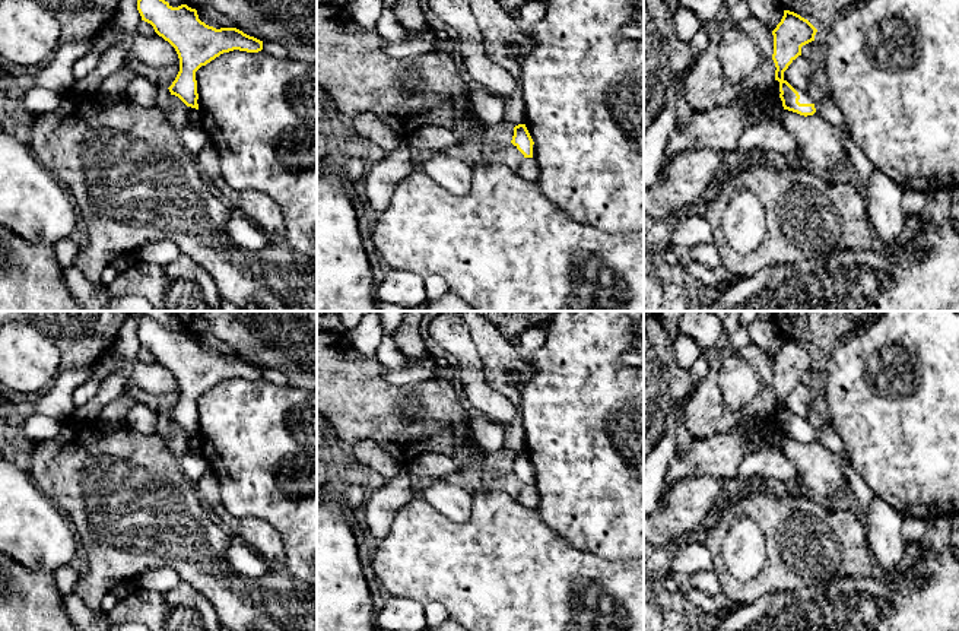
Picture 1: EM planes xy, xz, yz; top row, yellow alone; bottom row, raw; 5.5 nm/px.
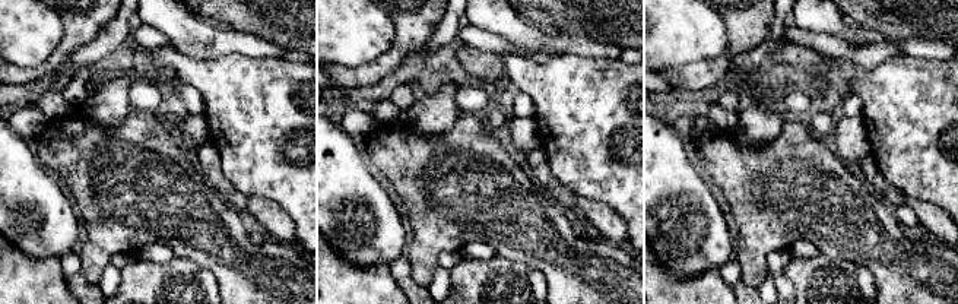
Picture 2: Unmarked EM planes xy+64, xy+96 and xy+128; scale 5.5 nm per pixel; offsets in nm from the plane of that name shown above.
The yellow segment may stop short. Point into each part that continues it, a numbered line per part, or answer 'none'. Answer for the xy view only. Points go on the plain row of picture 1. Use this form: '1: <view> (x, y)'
none

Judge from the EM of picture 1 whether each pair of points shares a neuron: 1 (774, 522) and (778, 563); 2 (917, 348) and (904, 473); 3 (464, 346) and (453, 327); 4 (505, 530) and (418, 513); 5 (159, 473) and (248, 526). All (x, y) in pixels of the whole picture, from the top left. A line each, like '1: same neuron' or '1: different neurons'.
1: same neuron
2: same neuron
3: same neuron
4: same neuron
5: different neurons

